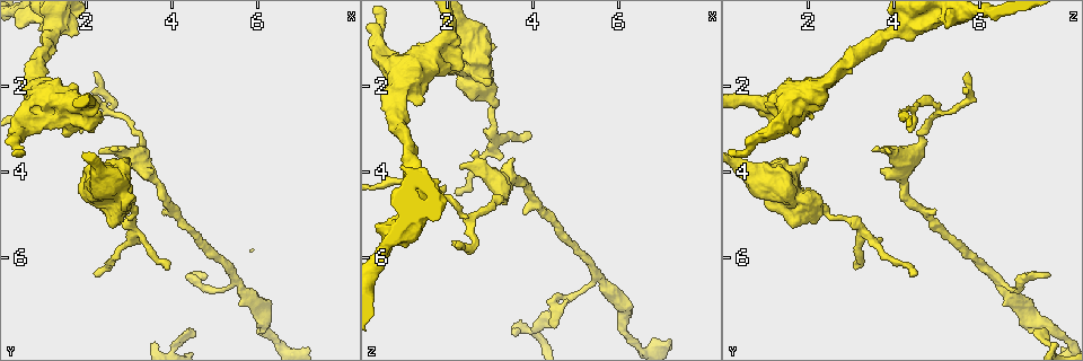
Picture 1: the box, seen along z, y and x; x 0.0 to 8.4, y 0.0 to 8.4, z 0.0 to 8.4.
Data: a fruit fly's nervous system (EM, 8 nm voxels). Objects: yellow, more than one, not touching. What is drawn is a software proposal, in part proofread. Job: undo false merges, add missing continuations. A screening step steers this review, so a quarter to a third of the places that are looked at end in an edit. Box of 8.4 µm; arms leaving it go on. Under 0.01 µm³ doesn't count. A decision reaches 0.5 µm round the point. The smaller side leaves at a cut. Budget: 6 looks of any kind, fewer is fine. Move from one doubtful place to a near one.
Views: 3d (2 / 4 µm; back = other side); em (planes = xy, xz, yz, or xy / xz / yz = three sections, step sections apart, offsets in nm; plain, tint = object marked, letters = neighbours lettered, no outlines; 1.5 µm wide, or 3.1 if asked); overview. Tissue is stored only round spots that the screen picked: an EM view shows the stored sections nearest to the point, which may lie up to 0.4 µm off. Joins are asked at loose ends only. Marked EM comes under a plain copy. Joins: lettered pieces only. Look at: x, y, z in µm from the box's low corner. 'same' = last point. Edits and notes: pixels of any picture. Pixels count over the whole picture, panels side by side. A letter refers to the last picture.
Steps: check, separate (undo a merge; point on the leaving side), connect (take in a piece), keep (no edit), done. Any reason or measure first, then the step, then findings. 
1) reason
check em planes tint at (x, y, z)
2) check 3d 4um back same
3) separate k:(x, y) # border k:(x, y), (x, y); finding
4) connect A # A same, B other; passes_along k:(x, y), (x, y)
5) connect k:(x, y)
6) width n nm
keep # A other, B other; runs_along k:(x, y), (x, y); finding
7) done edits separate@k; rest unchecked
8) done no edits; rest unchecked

branch stops here
check em planes letters at (2.20, 6.45, 4.50)

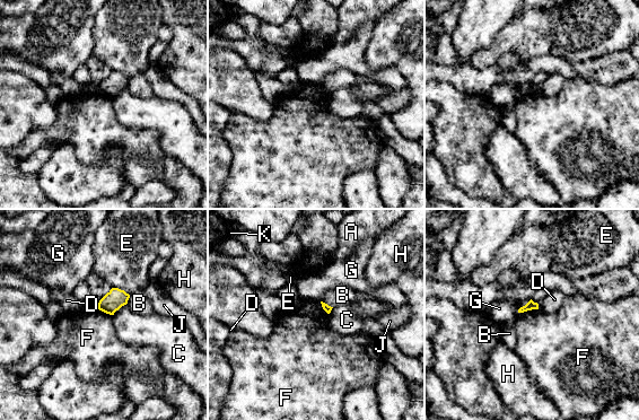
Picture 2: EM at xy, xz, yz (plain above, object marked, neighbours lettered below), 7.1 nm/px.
keep # A other, B other, C other, D other, E other, F other, G other, H other, J other, K other; none of them fits

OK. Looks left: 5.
branch stops here
check 3d 2um at (3.95, 6.30, 3.05)

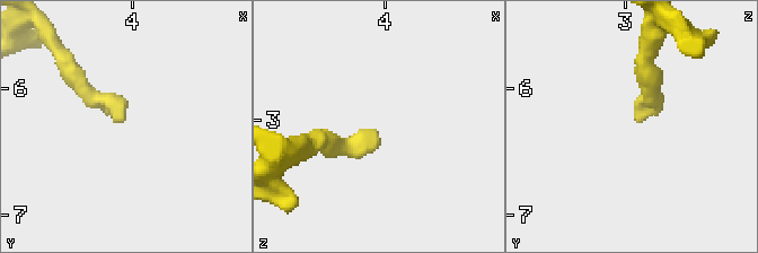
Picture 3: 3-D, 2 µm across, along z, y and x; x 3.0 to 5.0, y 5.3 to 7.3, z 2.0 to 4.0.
check em yz step 4 tint at (3.90, 6.26, 3.08)

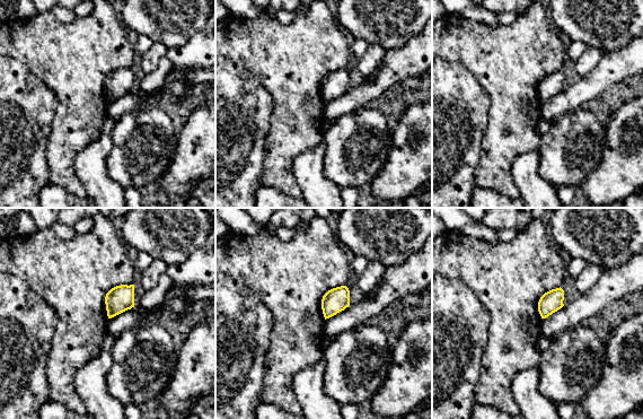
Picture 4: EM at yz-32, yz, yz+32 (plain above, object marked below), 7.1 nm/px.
check em planes letters same

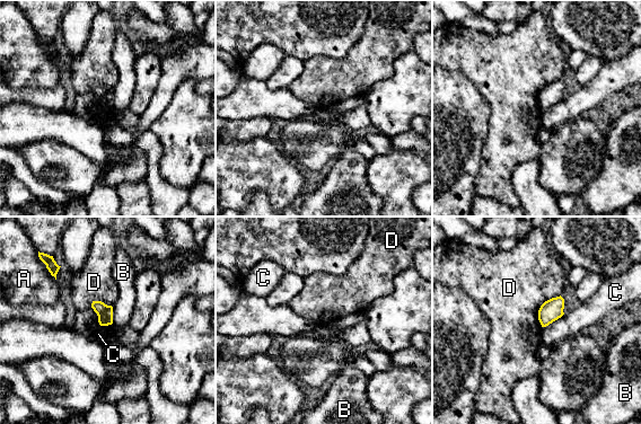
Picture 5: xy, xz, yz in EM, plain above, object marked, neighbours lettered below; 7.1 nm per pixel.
width 110 nm; longest_contact D 280 nm
keep # A other, B other, C other, D other; no lettered piece goes on from it

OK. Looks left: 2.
thick turns thin
check 3d 4um at (2.10, 2.75, 1.30)

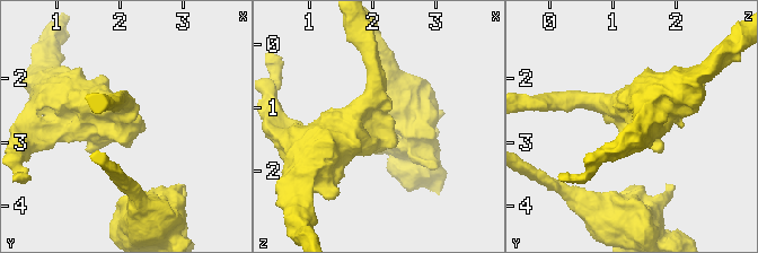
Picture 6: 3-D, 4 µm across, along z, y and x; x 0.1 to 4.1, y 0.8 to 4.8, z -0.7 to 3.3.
check em planes letters at (2.10, 2.75, 1.30)

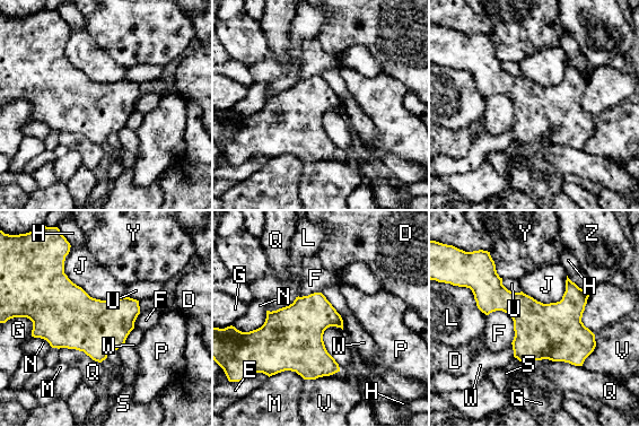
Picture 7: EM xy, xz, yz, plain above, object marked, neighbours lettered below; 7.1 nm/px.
keep # D other, E other, F other, G other, H other, J other, L other, M other, N other, P other, Q other, S other, U other, V other, W other, Y other, Z other; border 7:(69, 249), (73, 282), (125, 296); all the same cell

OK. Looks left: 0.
done no edits; rest unchecked

